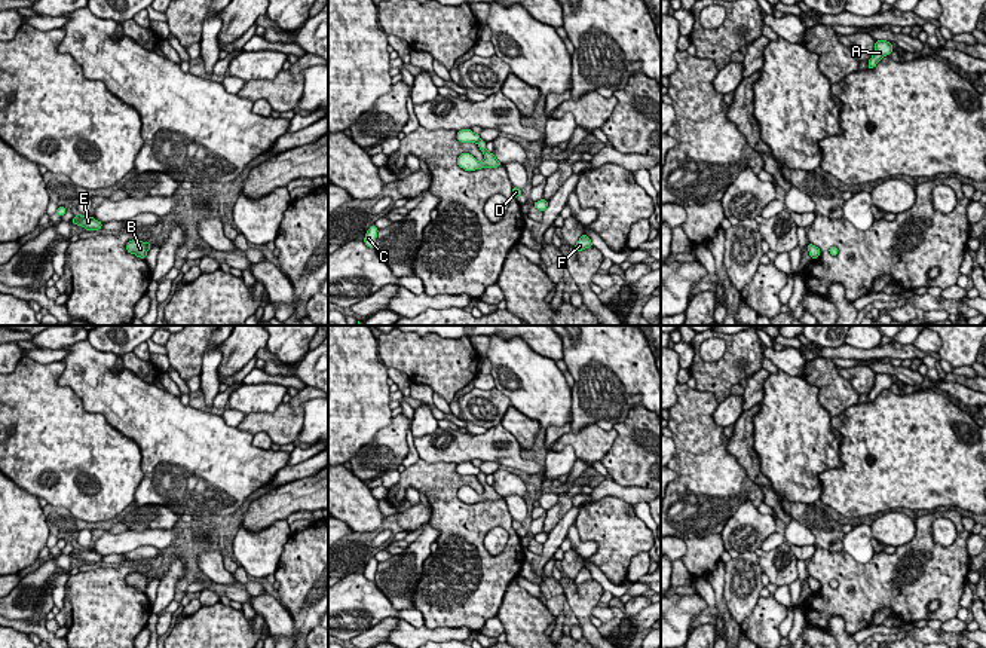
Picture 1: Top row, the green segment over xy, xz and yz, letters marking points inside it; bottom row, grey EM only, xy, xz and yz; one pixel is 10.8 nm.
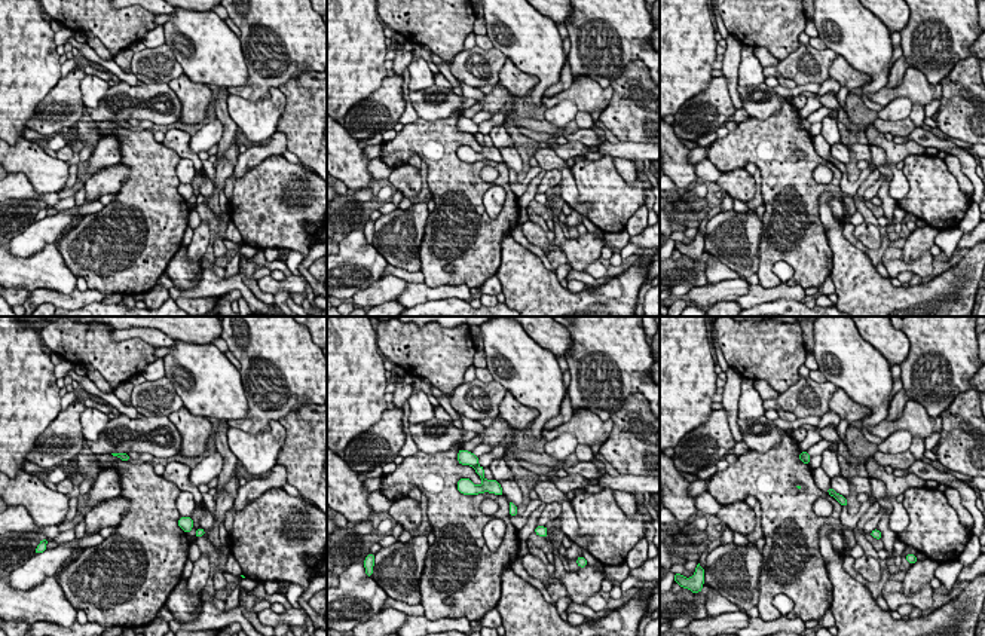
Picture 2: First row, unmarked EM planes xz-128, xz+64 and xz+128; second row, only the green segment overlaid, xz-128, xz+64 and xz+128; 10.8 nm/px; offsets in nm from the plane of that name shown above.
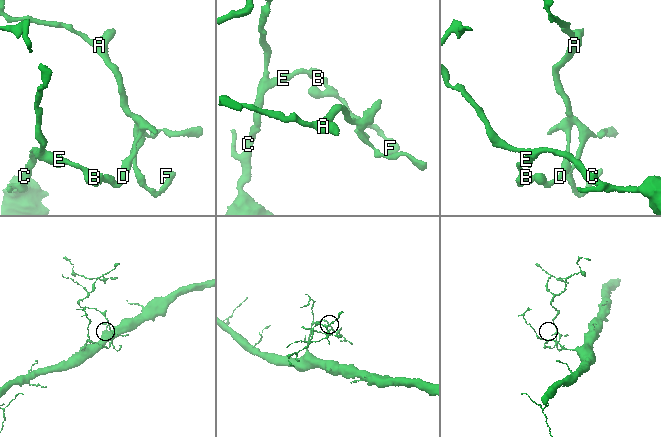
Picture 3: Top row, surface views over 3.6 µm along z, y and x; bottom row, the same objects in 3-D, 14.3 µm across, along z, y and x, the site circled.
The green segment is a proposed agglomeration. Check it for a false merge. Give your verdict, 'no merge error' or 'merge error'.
merge error

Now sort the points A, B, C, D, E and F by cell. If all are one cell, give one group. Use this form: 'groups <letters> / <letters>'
groups A D F / B C E

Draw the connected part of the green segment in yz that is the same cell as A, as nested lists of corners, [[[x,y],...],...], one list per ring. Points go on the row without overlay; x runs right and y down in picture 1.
[[[878,373],[875,376],[875,383],[872,391],[869,392],[869,398],[867,401],[875,401],[876,397],[887,388],[889,388],[892,385],[892,376],[887,375],[887,373]]]

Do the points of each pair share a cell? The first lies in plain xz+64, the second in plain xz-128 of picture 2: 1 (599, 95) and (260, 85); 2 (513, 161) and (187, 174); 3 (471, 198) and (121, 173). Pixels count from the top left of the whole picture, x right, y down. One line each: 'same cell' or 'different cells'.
1: different cells
2: same cell
3: different cells

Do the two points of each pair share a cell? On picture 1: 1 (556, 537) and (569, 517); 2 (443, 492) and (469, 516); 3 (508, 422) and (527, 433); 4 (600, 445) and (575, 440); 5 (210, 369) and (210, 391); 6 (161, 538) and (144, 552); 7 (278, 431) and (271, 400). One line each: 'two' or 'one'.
1: one
2: one
3: one
4: one
5: one
6: two
7: two

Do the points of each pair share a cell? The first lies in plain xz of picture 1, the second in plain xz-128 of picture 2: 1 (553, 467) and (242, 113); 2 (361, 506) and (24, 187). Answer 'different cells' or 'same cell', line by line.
1: different cells
2: different cells

